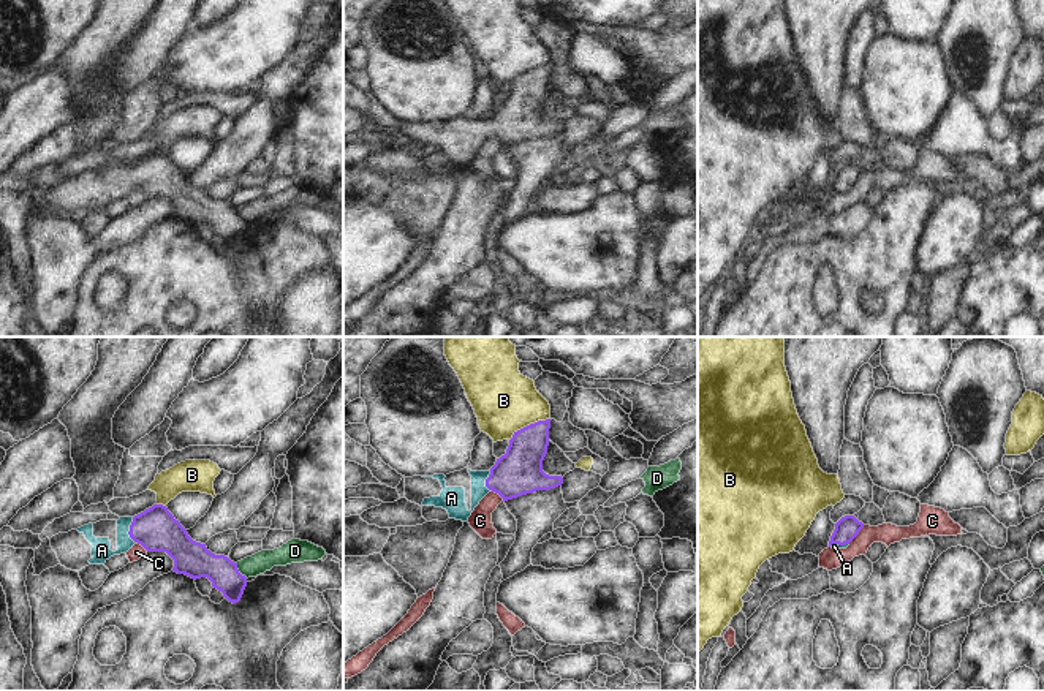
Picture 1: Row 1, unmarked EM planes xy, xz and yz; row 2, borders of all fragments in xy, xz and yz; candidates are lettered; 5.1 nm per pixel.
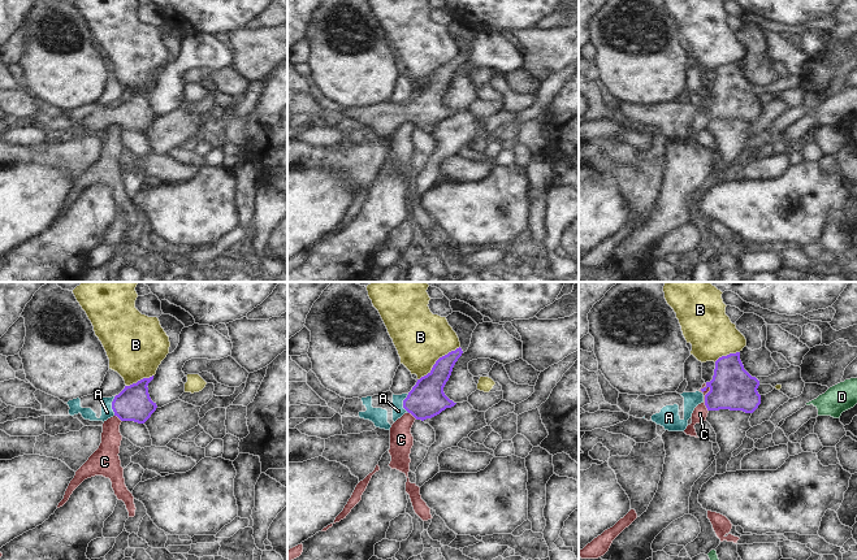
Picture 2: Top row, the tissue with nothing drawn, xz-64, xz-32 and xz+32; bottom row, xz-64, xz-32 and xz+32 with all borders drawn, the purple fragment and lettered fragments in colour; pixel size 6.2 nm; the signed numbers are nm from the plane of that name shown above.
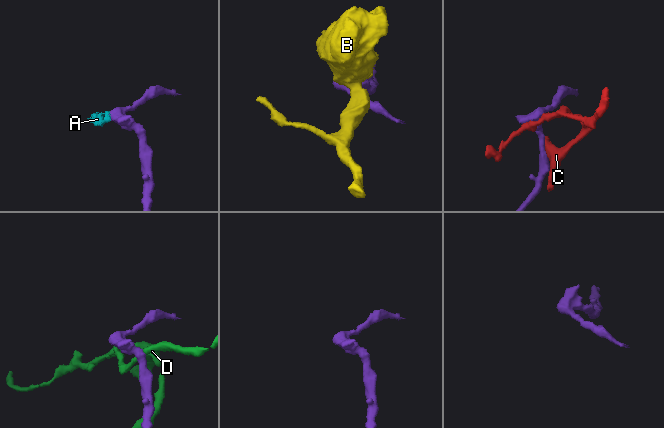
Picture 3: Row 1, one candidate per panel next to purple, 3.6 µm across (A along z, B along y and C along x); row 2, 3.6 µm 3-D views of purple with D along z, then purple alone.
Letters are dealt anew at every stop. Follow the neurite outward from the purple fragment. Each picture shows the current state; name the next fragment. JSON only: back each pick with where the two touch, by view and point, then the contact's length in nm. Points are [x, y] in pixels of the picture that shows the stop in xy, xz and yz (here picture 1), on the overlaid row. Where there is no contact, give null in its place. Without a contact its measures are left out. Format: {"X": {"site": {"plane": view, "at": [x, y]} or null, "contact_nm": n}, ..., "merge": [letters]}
{"A": {"site": {"plane": "xy", "at": [130, 530]}, "contact_nm": 140}, "merge": ["A"]}

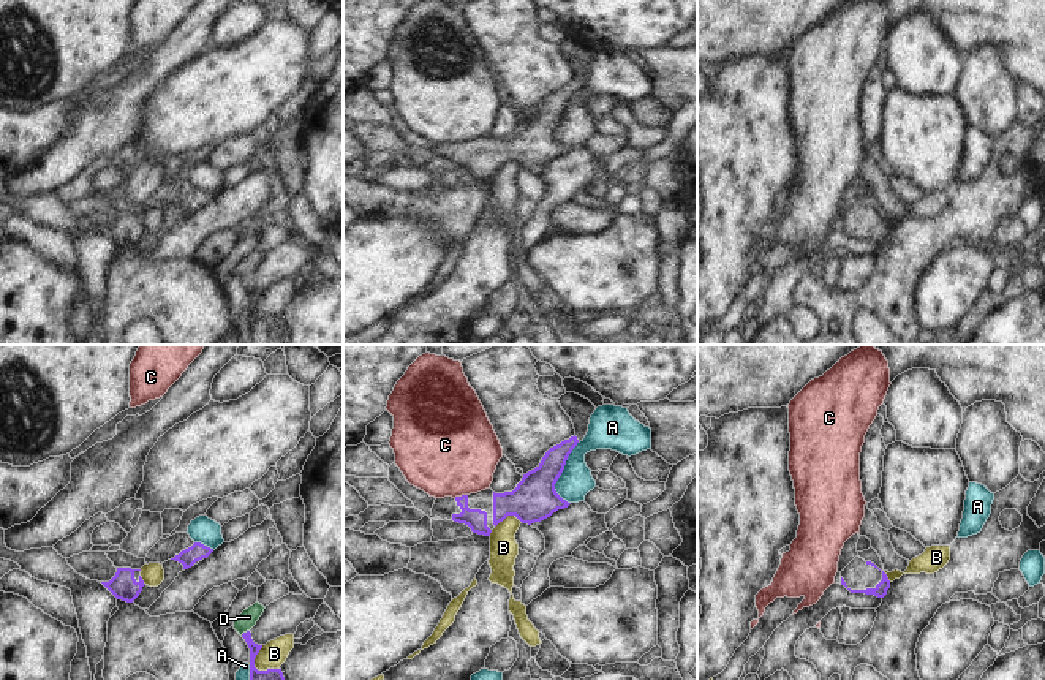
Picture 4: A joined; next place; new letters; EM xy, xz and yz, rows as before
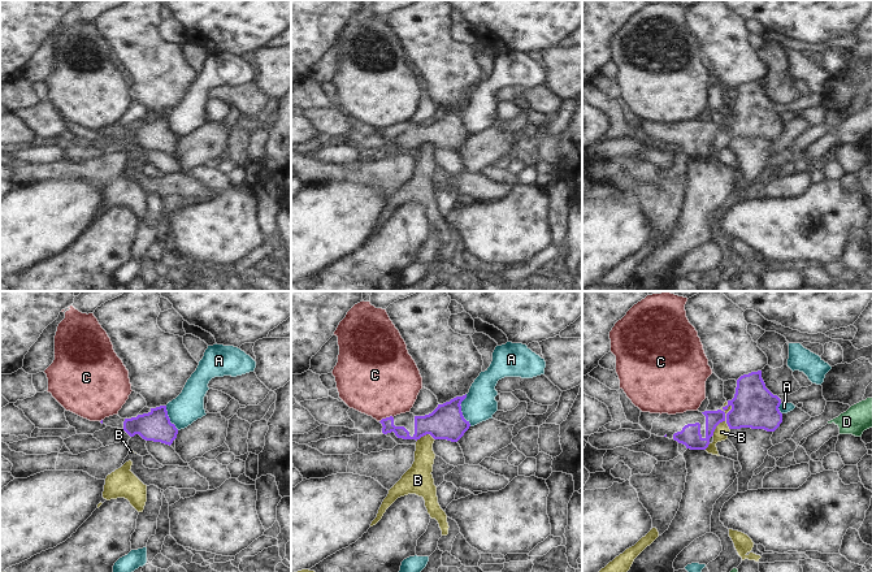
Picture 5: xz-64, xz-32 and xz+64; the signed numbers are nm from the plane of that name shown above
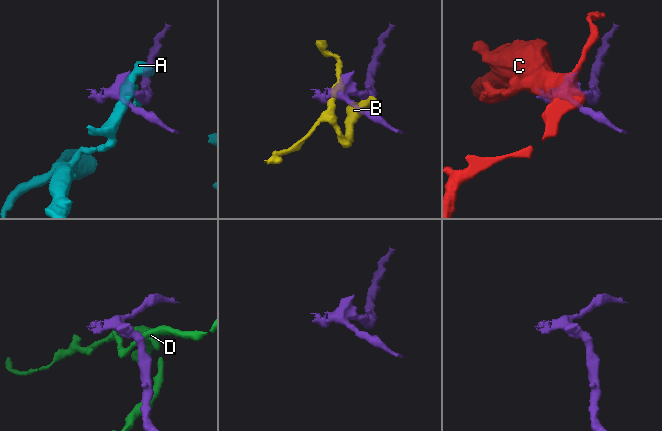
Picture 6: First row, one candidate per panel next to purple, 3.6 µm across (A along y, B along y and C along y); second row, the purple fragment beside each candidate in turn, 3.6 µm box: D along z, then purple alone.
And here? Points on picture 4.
{"merge": []}

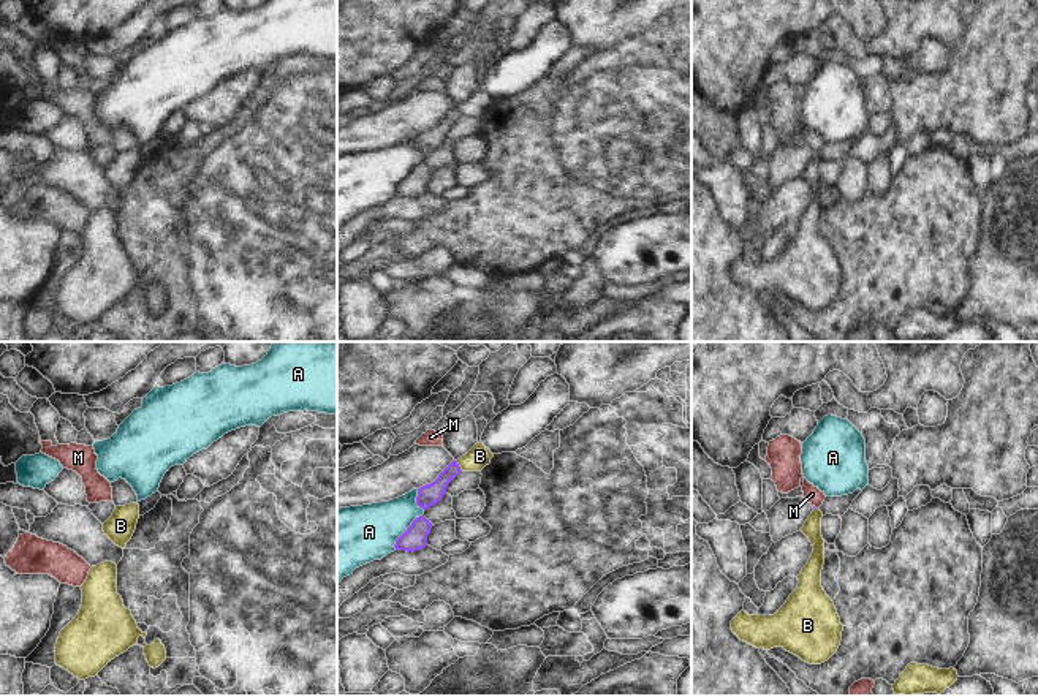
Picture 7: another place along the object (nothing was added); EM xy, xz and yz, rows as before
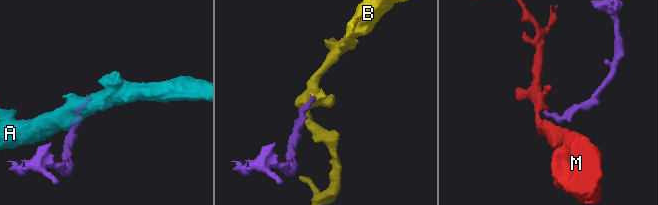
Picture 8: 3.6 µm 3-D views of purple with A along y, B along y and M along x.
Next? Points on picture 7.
{"merge": []}

